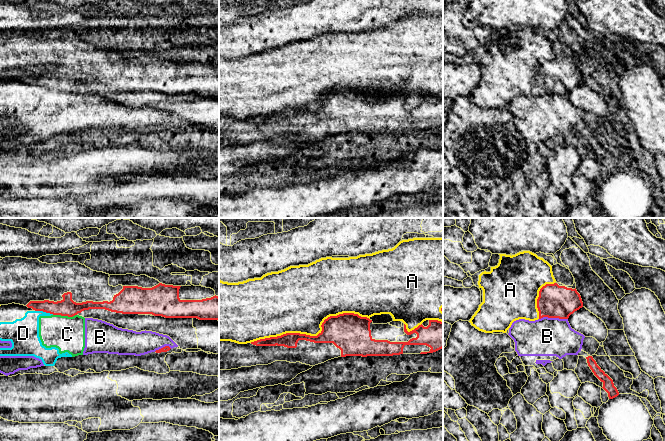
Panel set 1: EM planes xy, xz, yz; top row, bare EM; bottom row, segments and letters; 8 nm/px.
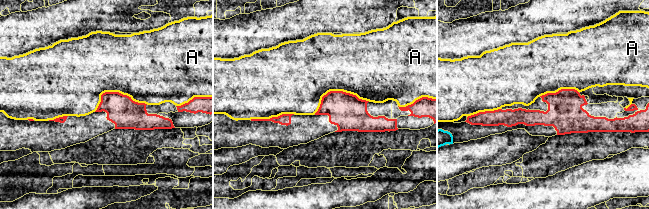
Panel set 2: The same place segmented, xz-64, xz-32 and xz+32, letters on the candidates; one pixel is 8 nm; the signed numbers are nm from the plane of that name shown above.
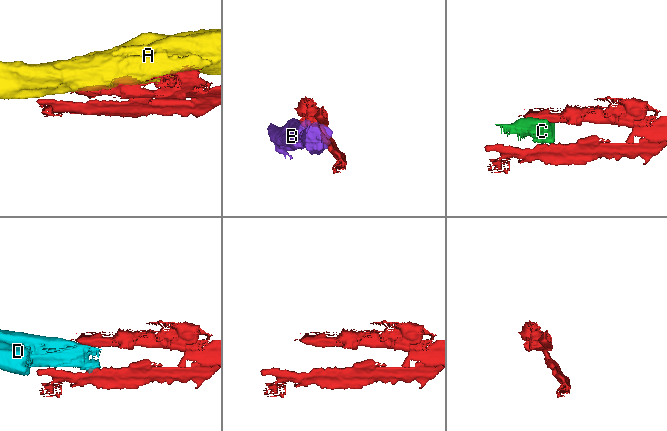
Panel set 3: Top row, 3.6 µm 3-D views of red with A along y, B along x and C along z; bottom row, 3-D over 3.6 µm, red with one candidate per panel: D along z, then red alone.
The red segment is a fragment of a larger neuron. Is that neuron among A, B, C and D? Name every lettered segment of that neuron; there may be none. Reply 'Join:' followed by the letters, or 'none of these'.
Join: none of these

